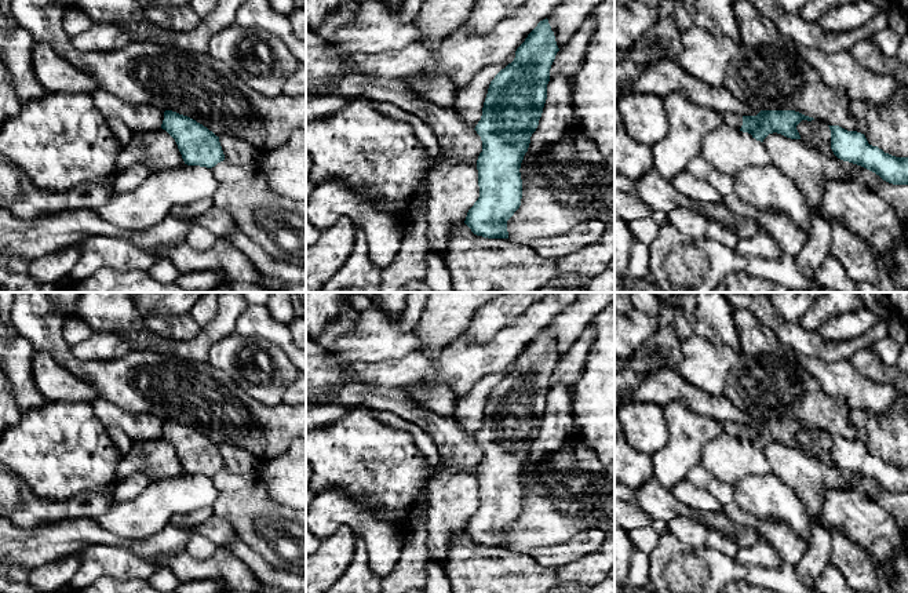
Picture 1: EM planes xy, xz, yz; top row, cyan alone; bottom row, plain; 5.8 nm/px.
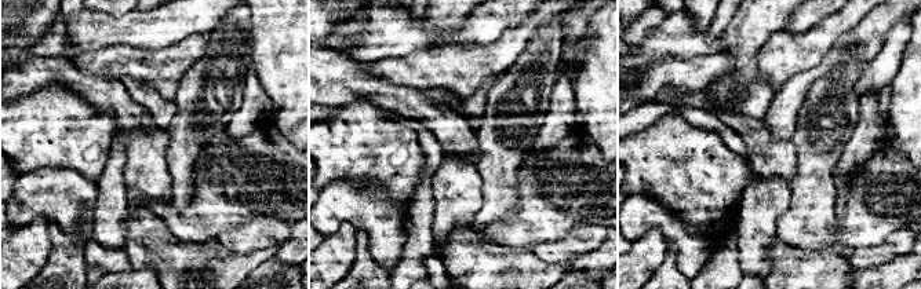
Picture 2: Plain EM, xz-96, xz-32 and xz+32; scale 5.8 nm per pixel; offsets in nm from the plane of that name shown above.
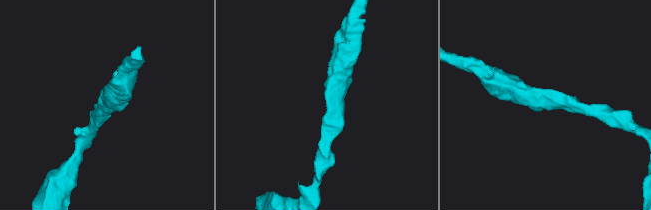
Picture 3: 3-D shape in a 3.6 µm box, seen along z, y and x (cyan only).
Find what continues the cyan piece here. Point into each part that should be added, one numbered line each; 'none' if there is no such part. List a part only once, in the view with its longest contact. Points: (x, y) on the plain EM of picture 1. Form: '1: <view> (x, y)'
none

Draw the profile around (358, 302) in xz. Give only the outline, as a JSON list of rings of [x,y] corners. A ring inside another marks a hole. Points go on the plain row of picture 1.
[[[350,292],[349,302],[350,308],[358,313],[362,313],[373,306],[373,301],[362,292]]]

